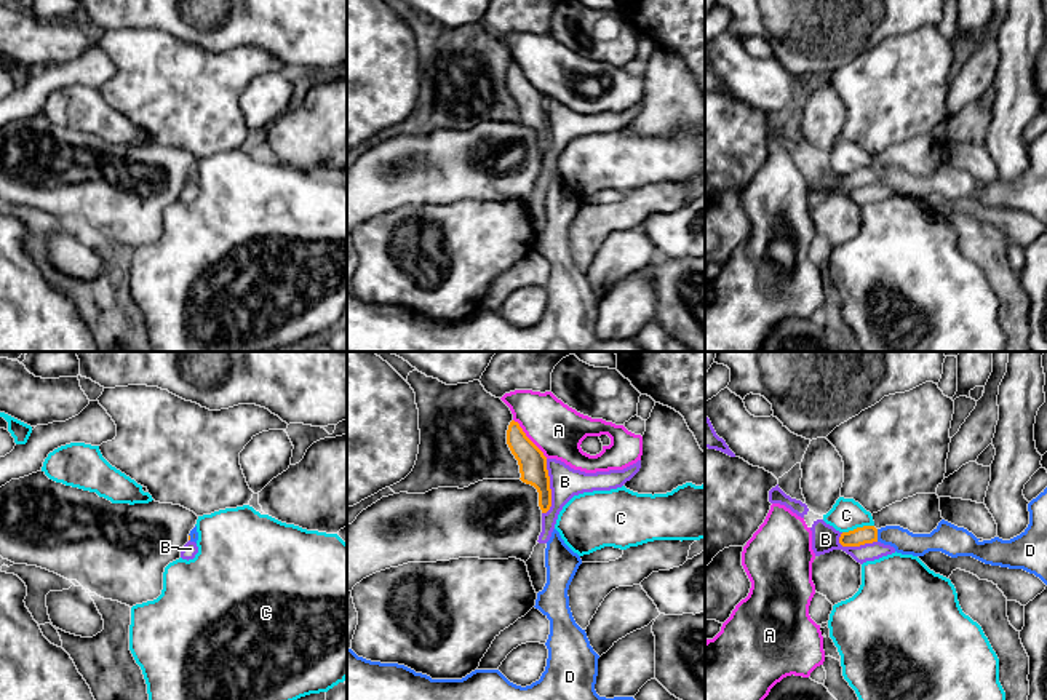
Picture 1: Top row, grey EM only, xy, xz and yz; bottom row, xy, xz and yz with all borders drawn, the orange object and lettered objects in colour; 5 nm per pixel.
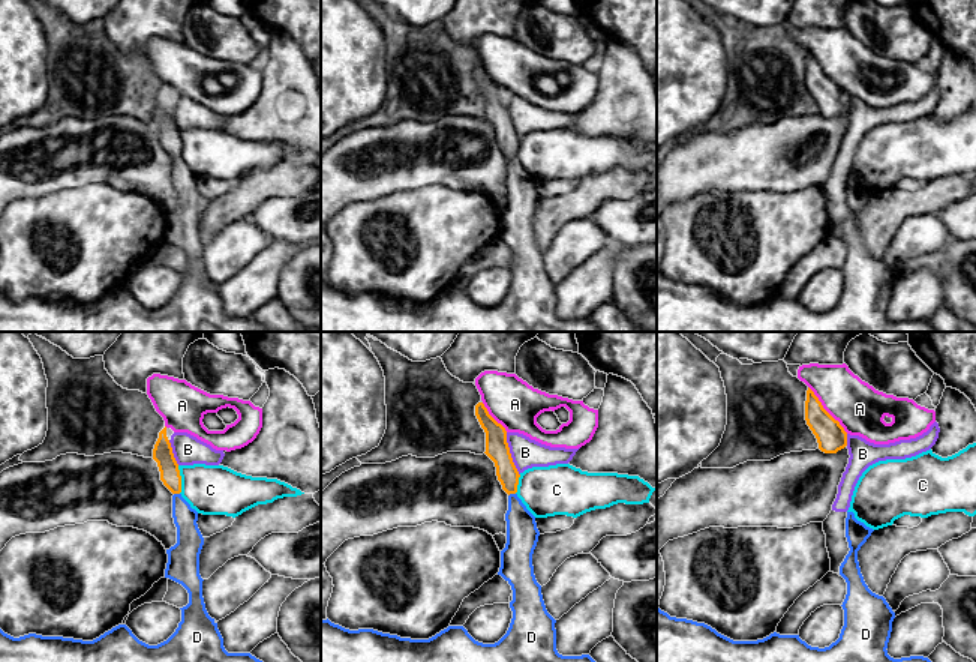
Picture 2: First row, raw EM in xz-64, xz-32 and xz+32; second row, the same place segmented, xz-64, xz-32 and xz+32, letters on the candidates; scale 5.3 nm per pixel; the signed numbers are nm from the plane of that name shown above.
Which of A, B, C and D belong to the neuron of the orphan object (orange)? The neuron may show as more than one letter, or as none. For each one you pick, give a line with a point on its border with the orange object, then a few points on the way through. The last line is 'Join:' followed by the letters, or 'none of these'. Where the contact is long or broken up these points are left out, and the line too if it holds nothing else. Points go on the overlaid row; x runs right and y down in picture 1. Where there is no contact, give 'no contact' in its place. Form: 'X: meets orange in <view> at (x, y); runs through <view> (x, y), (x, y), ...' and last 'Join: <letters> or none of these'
D: meets orange in yz at (876, 536); runs through yz (867, 534), (876, 536), (895, 536), (905, 542)
Join: D

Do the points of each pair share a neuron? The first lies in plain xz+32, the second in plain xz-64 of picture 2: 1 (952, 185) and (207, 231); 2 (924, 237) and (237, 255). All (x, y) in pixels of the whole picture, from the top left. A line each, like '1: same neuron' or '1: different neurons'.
1: same neuron
2: same neuron

